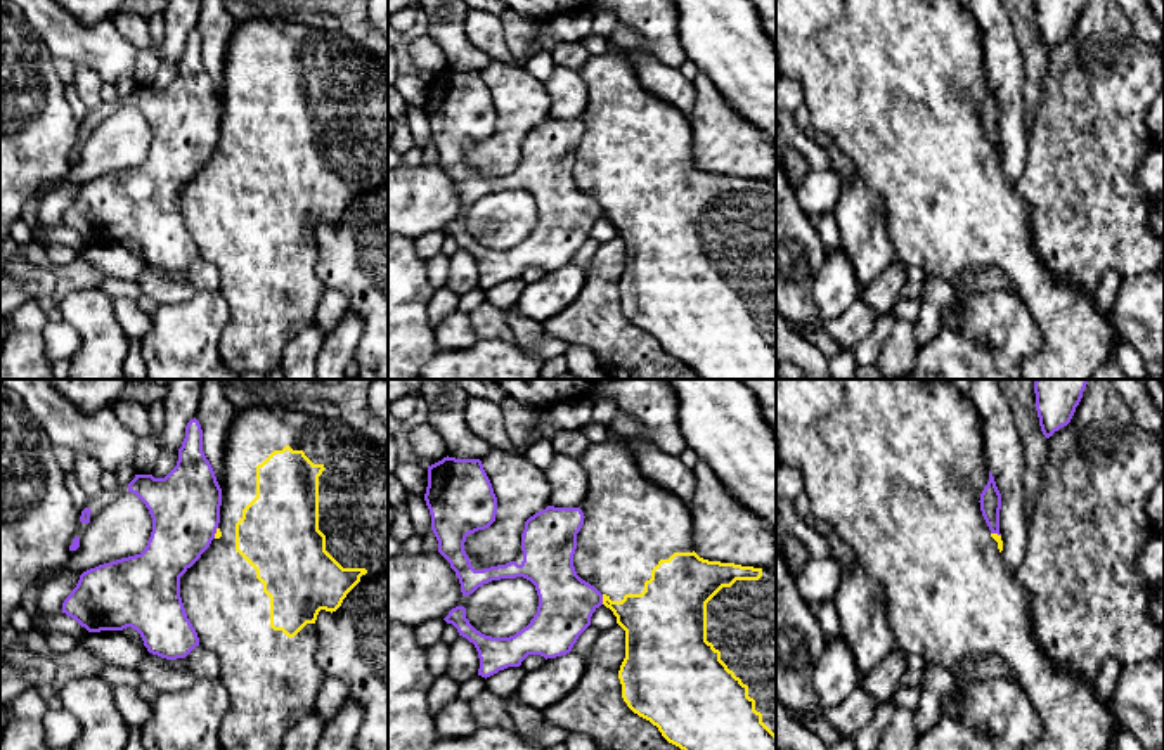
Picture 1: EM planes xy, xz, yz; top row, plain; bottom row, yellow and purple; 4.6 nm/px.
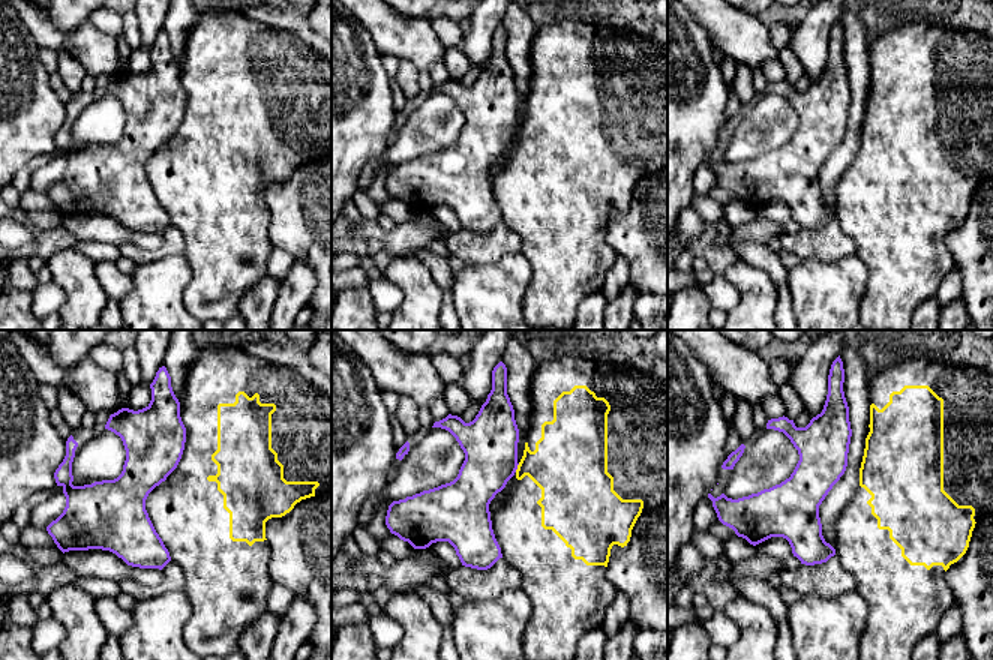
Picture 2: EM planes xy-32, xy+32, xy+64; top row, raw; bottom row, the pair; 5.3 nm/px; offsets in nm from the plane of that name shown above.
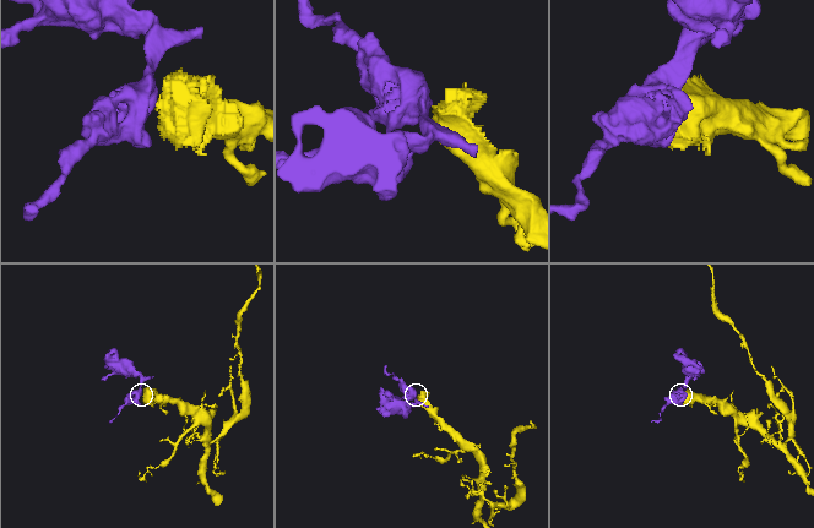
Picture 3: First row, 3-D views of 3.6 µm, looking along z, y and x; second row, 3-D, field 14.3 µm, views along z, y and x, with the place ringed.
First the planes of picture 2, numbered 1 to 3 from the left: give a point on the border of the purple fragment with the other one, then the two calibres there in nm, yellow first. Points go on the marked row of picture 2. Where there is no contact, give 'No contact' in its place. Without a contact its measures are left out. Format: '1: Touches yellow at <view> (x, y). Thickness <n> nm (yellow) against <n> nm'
1: No contact
2: Touches yellow at xy+32 (518, 468). Thickness 360 nm (yellow) against 300 nm
3: No contact

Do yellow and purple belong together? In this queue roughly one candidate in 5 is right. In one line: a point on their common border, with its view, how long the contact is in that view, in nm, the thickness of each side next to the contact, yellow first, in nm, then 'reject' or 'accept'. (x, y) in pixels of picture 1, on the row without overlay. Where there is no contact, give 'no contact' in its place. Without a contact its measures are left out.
xz (603, 212) | 50 nm | 280/260 nm | reject

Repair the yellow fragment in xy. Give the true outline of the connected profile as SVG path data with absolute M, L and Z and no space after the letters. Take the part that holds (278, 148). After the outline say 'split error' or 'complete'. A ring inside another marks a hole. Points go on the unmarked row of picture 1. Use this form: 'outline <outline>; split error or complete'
outline M281 17L237 23L225 48L223 85L218 90L222 100L220 135L210 159L180 189L180 210L197 244L199 256L210 262L220 274L220 294L229 305L229 322L218 341L222 360L236 374L248 371L267 376L282 364L284 346L307 326L315 322L315 312L324 293L317 277L317 227L320 222L336 223L346 206L362 192L376 191L388 184L388 66L362 48L353 47L341 35L312 29Z; split error

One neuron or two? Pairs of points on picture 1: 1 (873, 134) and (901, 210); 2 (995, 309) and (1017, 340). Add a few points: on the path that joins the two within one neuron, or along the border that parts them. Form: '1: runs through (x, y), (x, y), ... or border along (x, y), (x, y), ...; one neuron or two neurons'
1: runs through (892, 153), (901, 161), (901, 191); one neuron
2: runs through (995, 316), (1010, 333); one neuron

